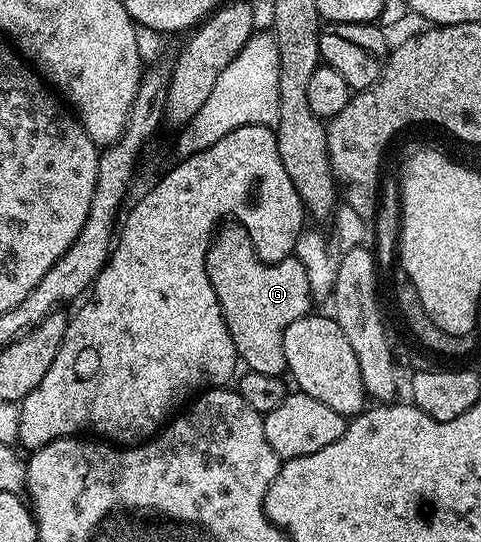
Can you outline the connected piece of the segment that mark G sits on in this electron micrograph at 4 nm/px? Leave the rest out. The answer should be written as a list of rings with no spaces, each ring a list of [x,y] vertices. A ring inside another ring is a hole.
[[[227,221],[216,230],[213,242],[207,249],[207,276],[213,285],[213,293],[217,293],[225,325],[233,337],[235,353],[242,366],[248,371],[282,376],[287,371],[283,348],[285,329],[289,329],[293,321],[304,319],[312,310],[313,296],[309,289],[309,273],[305,273],[305,265],[301,265],[301,261],[294,257],[278,261],[260,259],[243,224]]]

